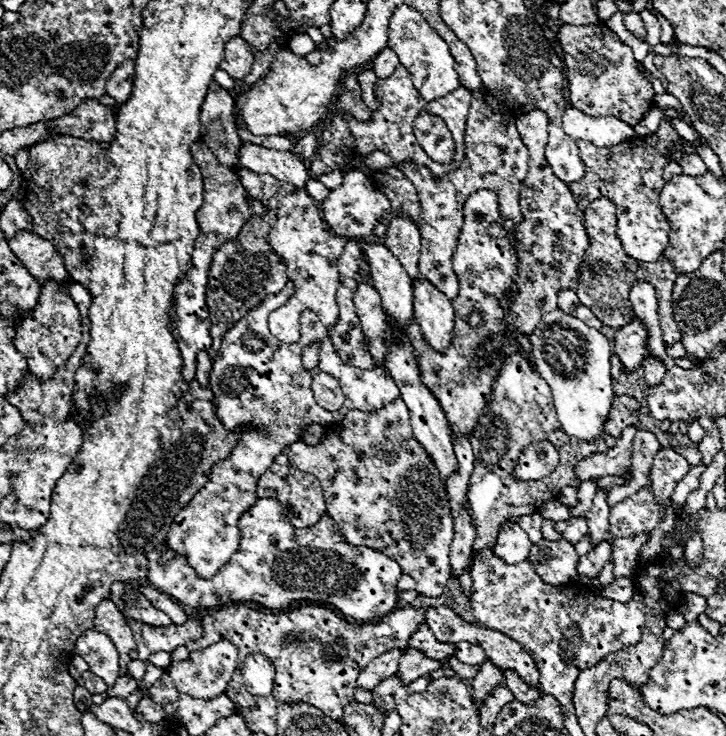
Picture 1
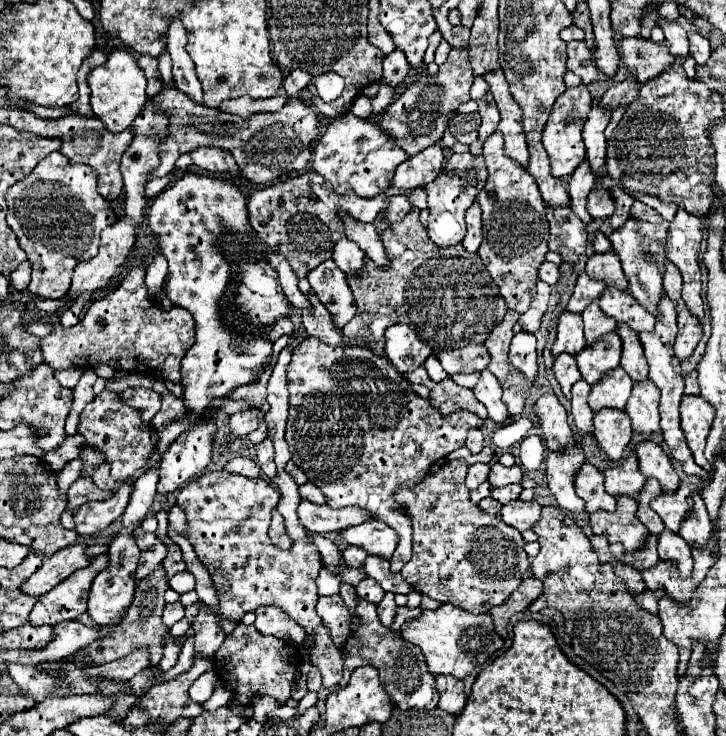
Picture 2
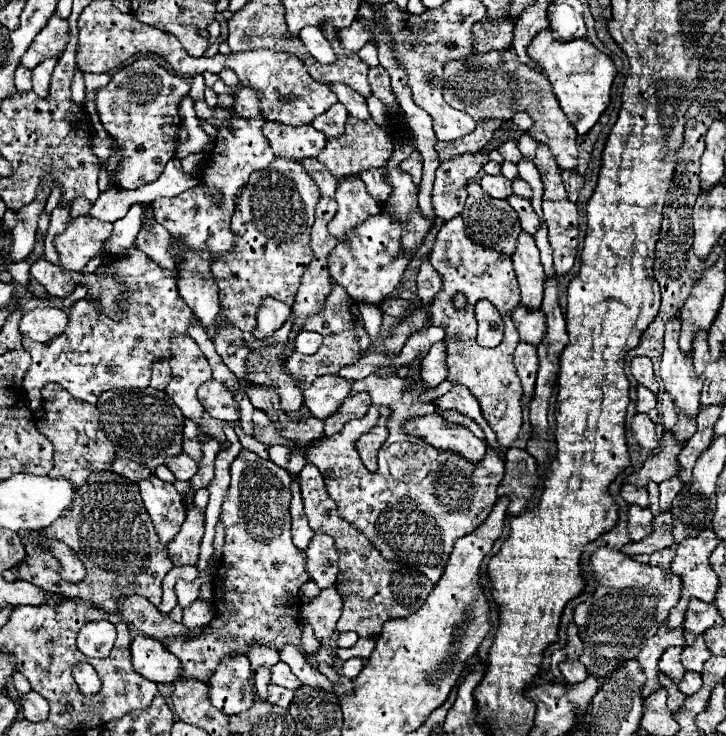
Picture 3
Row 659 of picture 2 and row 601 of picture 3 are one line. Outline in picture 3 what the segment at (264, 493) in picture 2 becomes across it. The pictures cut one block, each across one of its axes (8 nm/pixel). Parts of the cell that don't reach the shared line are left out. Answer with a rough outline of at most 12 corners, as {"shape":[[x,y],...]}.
{"shape":[[332,586],[302,604],[300,622],[318,640],[334,634],[342,596]]}

